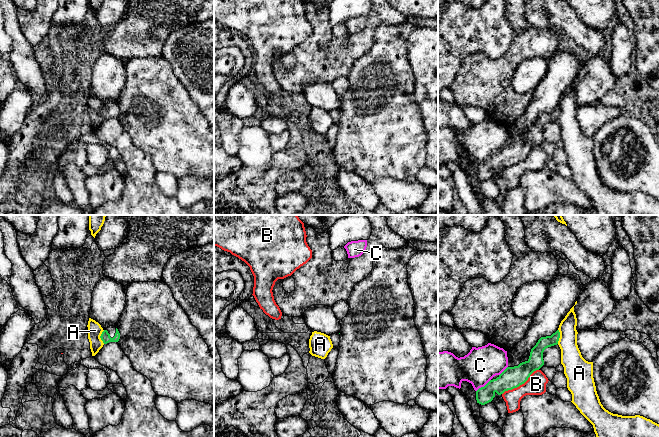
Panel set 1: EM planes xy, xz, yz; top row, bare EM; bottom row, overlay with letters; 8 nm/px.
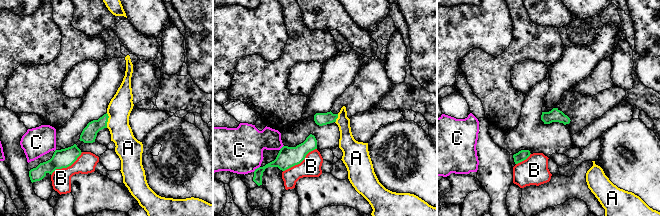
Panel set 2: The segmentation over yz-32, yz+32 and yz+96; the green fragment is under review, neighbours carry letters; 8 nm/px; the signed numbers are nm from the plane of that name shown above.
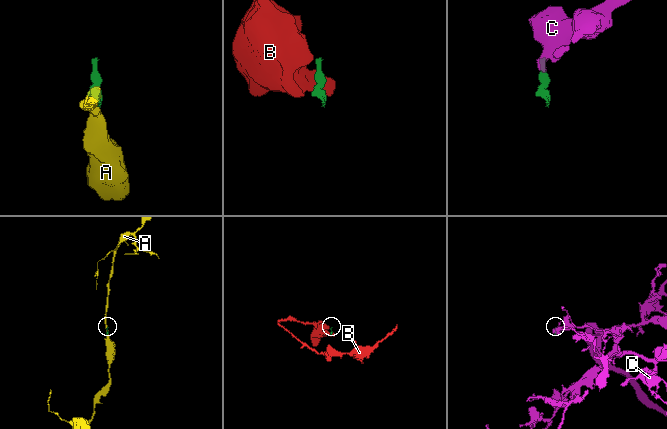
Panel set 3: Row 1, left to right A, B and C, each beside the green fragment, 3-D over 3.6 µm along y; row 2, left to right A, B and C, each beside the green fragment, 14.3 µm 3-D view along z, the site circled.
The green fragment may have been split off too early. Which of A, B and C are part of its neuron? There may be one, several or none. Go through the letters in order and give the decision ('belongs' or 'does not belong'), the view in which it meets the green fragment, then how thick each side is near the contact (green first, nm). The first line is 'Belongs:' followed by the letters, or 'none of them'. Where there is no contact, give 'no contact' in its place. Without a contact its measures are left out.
Belongs: none of them
A: does not belong; meets green in yz; 110 nm thick on the green side, 170 nm on the other
B: does not belong; meets green in yz; 180 nm thick on the green side, 160 nm on the other
C: does not belong; meets green in yz; 180 nm thick on the green side, 280 nm on the other

